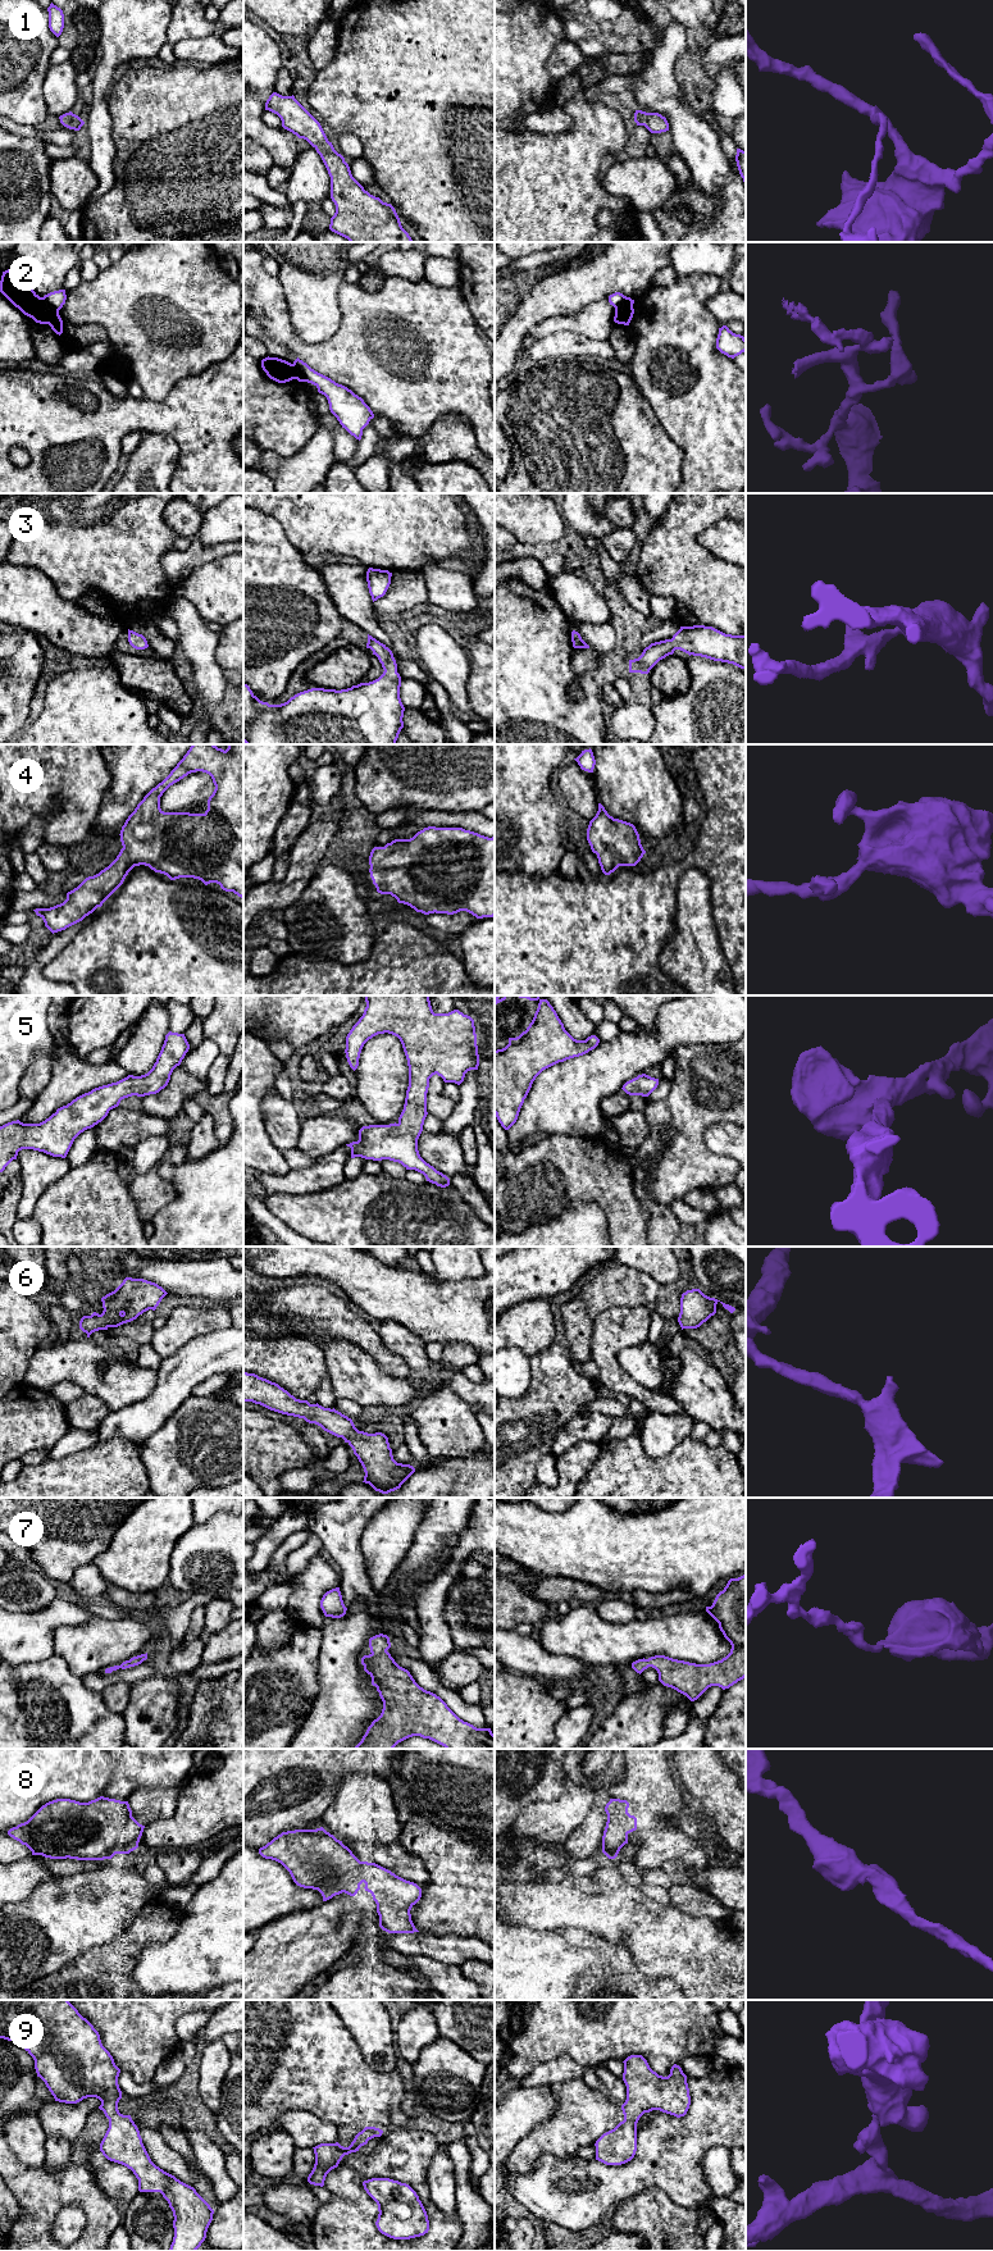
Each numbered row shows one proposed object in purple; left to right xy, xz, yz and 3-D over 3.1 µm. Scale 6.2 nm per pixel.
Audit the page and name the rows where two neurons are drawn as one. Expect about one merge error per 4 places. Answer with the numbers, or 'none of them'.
2

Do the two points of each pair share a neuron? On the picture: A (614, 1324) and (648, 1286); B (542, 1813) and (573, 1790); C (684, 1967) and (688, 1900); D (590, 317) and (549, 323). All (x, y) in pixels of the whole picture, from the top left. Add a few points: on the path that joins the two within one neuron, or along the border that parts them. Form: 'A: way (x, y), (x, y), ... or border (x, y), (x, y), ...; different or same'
A: border (648, 1306), (613, 1307), (600, 1313); different
B: way (550, 1813), (568, 1798); same
C: border (668, 1903), (688, 1914), (704, 1915), (715, 1922); different
D: way (579, 323), (559, 323); same

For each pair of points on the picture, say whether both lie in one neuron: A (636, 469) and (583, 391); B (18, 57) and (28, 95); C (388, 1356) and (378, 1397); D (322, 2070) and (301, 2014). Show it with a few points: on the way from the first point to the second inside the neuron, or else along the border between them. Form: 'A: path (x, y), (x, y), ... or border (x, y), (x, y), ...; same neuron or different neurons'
A: path (616, 450), (583, 417), (583, 410); same neuron
B: path (18, 65), (19, 86); same neuron
C: border (364, 1350), (385, 1372), (408, 1377); different neurons
D: path (308, 2056), (301, 2050), (301, 2028); same neuron

